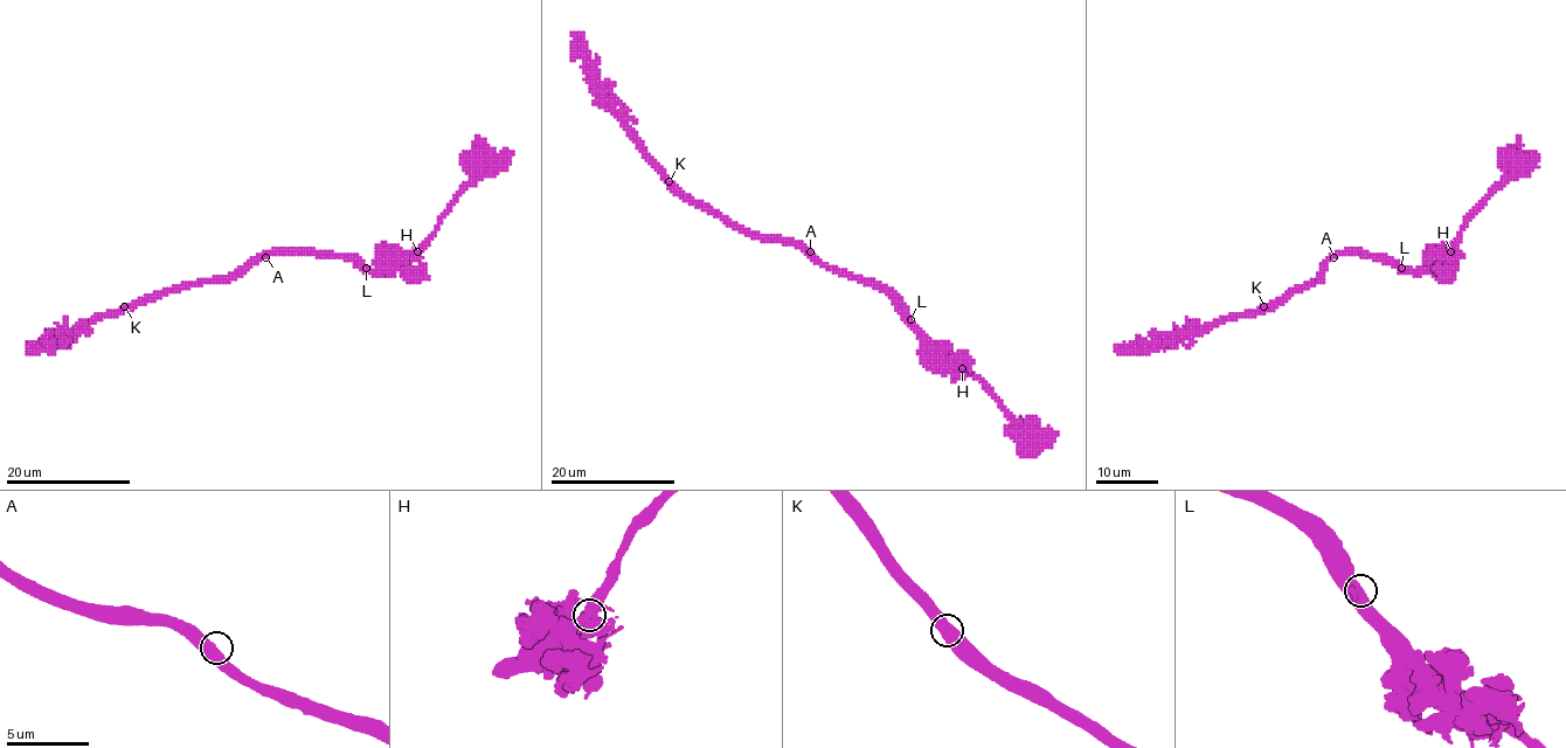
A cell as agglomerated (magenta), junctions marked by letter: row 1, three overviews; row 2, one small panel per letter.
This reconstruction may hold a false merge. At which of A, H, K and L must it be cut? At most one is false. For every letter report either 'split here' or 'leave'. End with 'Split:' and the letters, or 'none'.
A: leave
H: leave
K: leave
L: leave
Split: none

